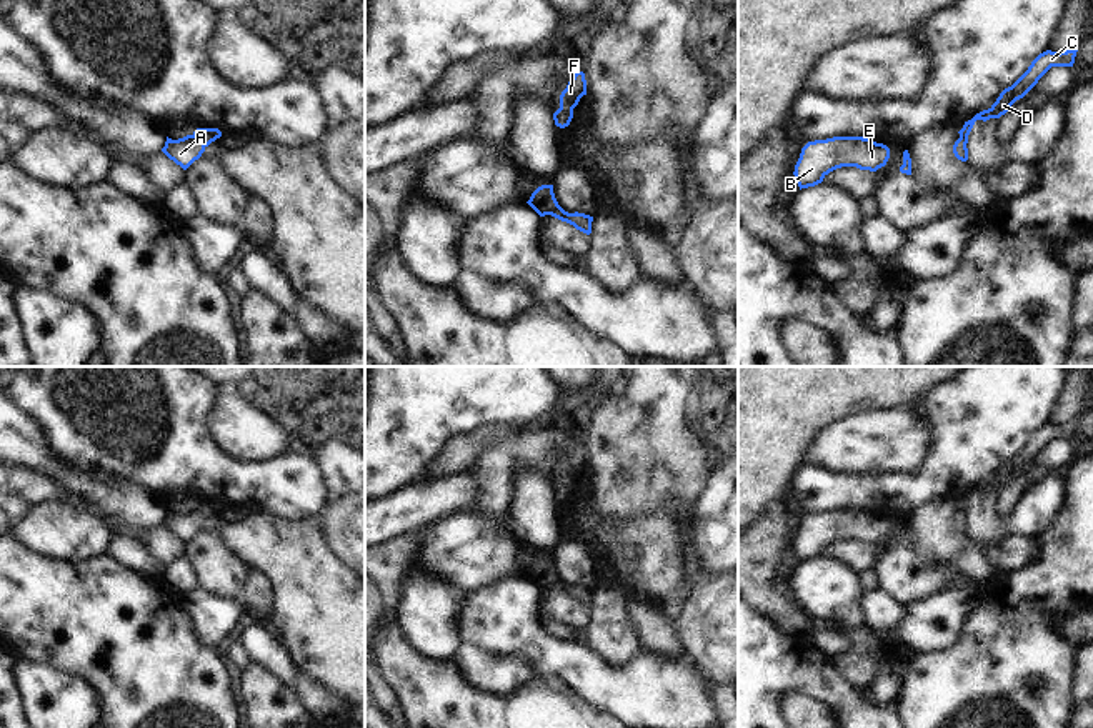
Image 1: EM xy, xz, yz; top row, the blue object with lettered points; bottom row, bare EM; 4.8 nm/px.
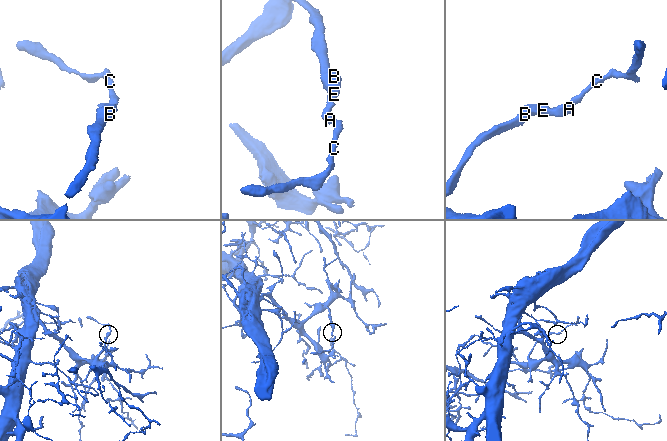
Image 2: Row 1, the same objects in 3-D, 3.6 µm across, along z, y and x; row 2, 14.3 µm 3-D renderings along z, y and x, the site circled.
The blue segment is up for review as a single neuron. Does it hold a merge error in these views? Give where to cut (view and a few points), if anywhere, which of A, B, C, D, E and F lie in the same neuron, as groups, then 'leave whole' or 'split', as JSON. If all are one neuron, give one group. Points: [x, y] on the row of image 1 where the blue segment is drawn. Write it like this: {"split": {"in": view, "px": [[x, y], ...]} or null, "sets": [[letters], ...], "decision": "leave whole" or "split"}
{"split": null, "sets": [["A", "B", "C", "D", "E", "F"]], "decision": "leave whole"}

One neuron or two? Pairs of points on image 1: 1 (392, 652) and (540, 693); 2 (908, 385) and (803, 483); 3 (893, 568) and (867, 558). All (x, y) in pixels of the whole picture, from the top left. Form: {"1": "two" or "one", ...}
{"1": "one", "2": "two", "3": "two"}

